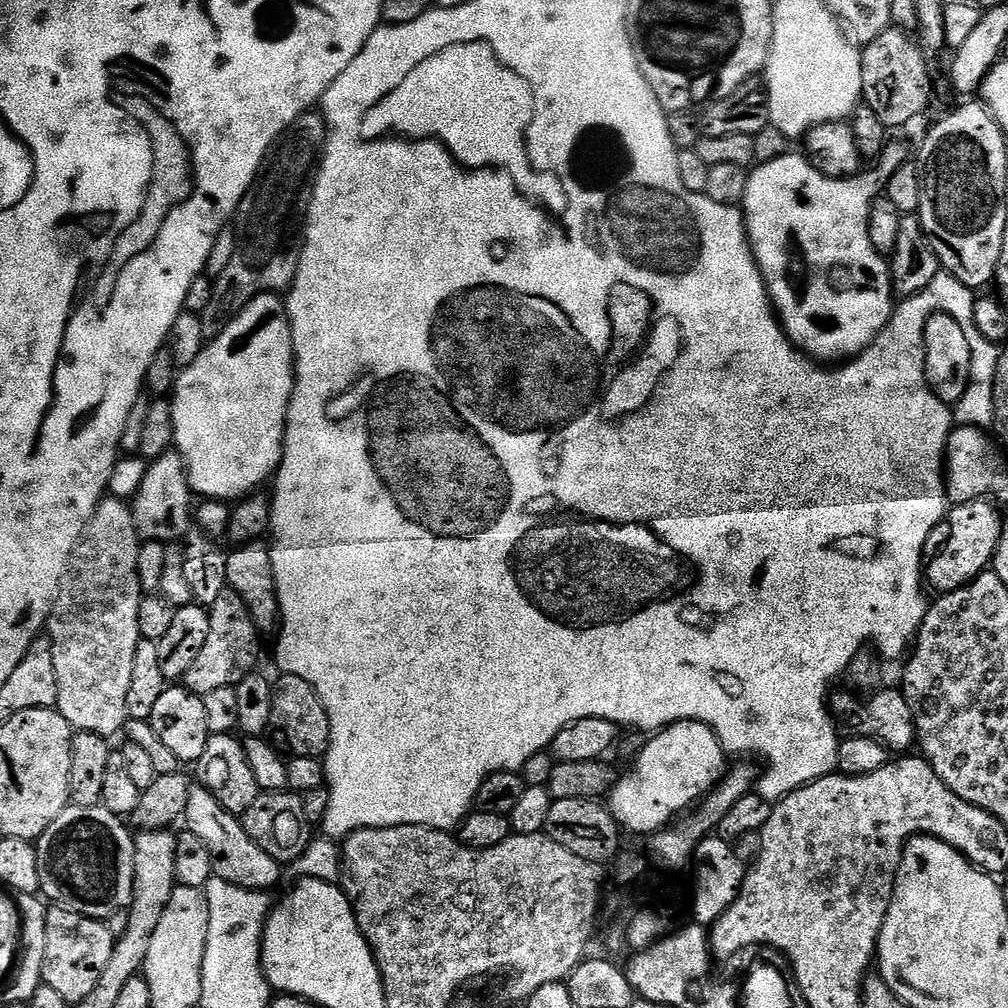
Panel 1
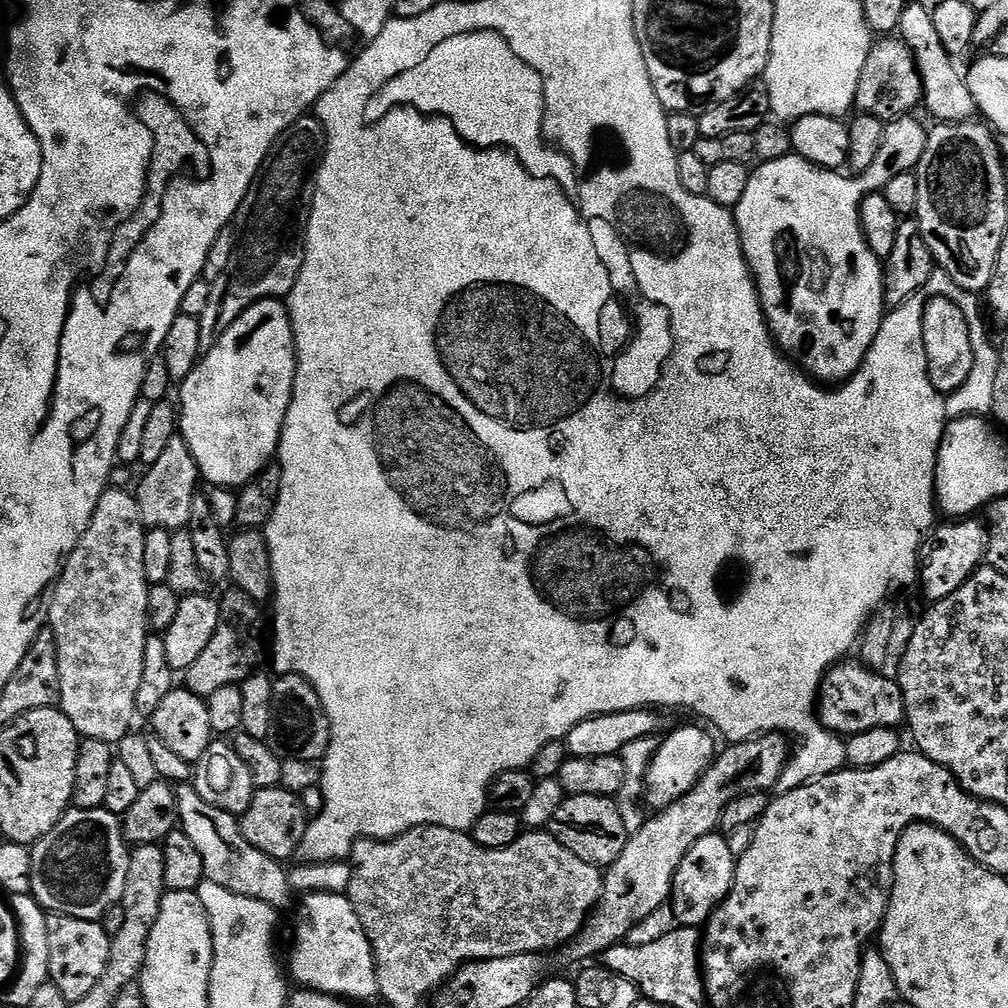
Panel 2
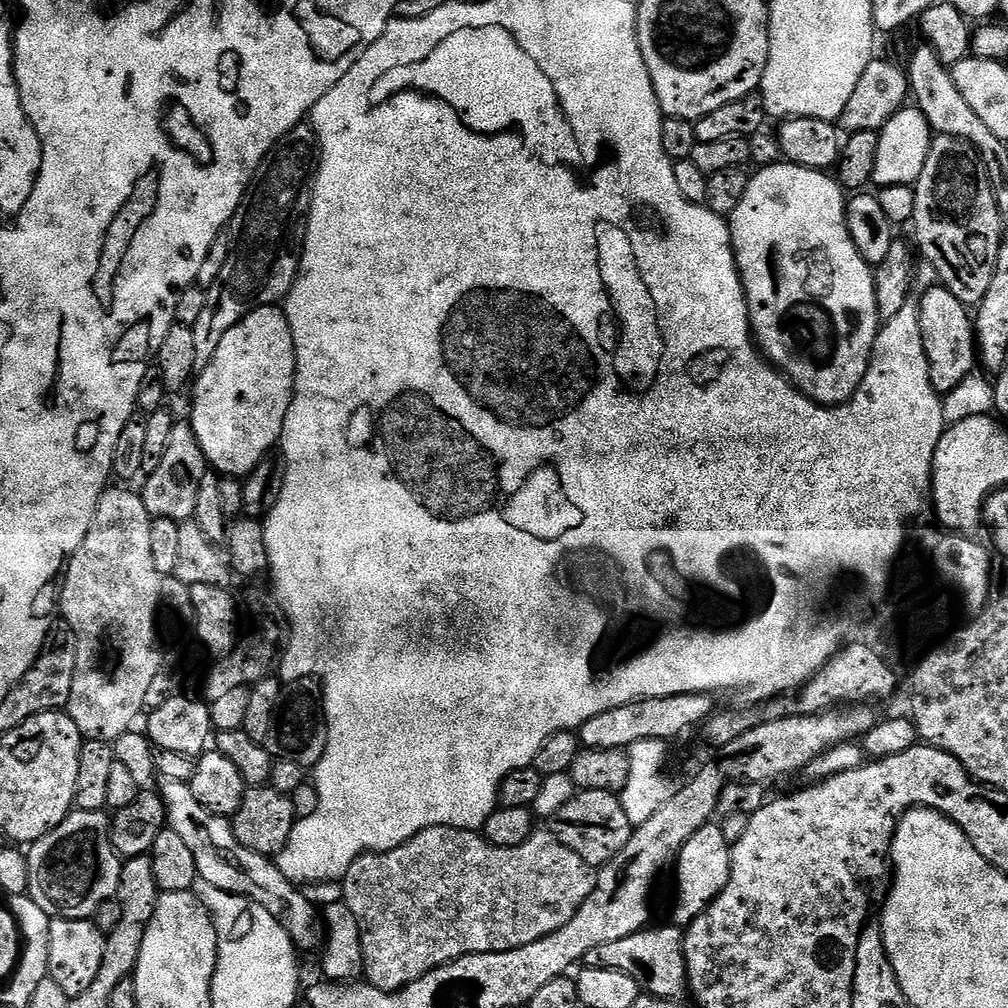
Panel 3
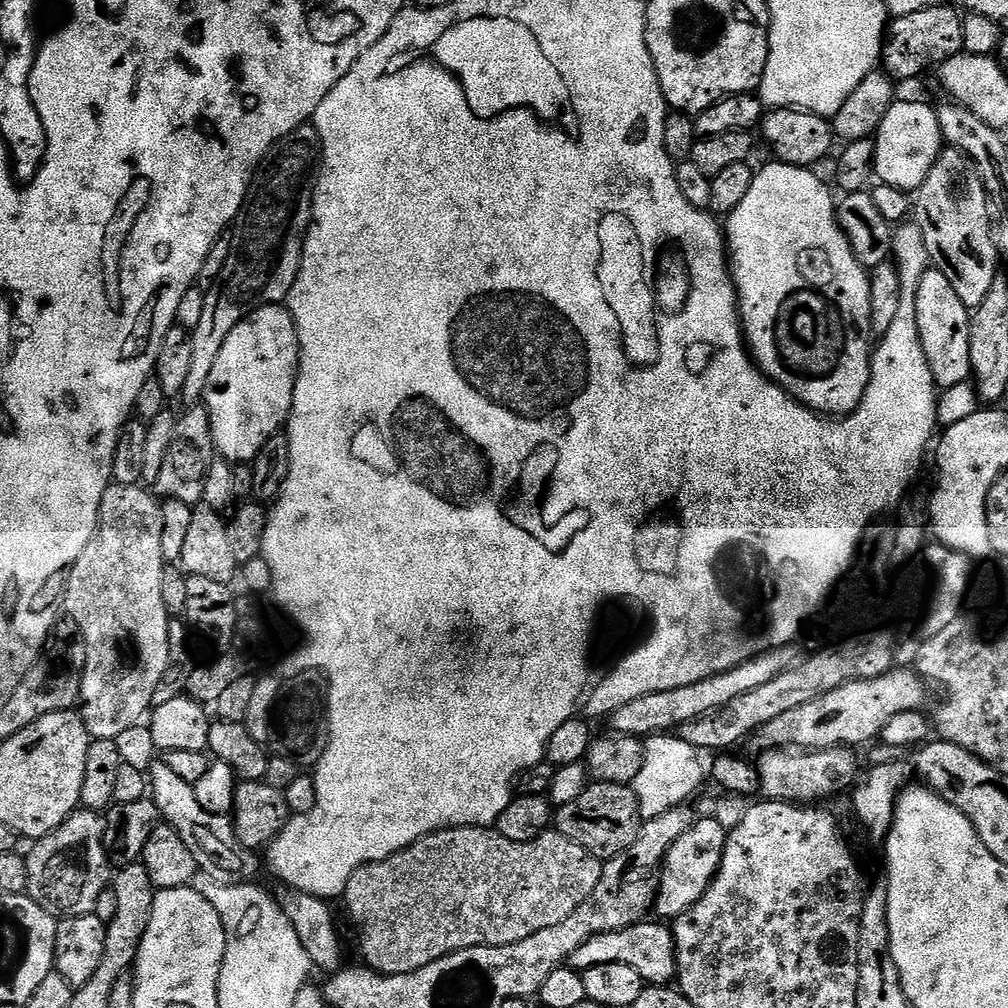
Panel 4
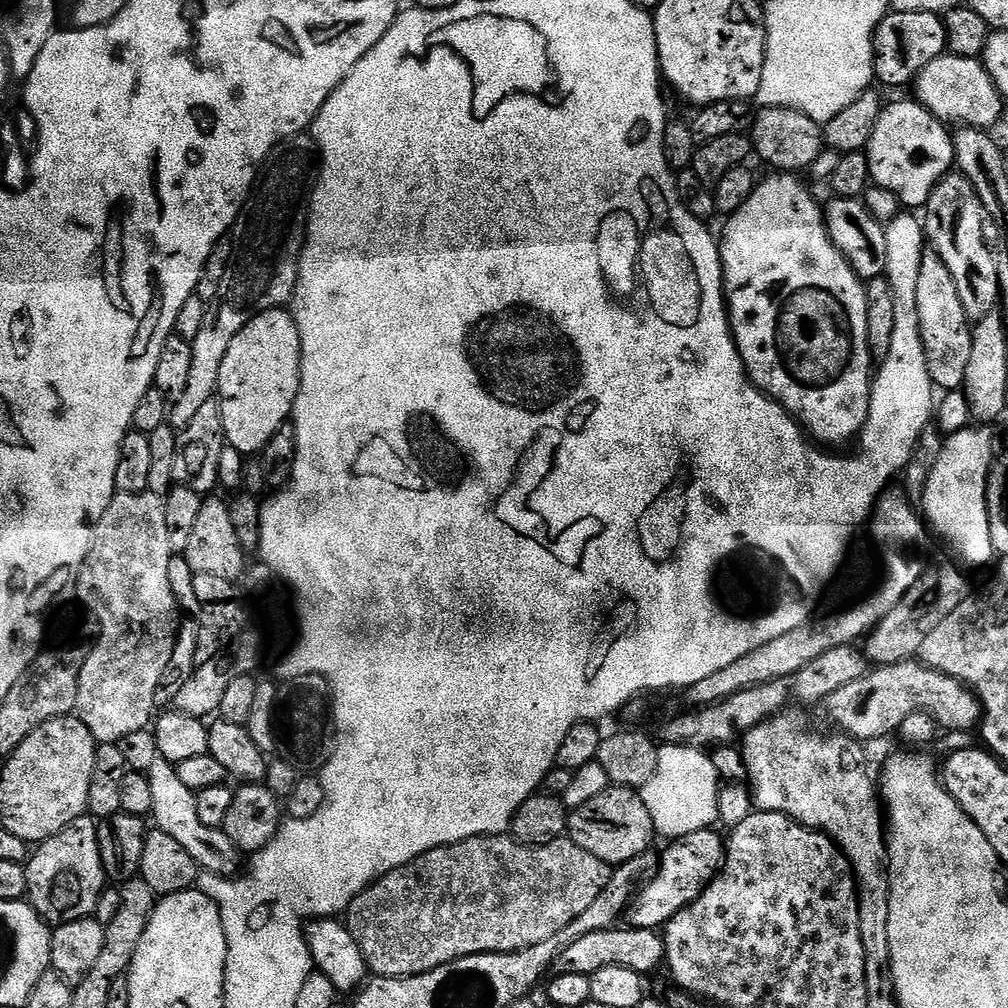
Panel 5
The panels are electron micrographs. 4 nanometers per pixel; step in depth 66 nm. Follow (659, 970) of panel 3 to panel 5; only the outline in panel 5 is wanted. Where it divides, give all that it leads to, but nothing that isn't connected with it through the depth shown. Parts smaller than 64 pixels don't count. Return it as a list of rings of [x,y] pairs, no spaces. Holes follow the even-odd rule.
[[[613,926],[590,934],[582,934],[570,942],[556,956],[555,975],[580,974],[592,977],[602,966],[626,966],[641,974],[649,974],[665,963],[664,938],[655,928],[634,928],[631,926]]]

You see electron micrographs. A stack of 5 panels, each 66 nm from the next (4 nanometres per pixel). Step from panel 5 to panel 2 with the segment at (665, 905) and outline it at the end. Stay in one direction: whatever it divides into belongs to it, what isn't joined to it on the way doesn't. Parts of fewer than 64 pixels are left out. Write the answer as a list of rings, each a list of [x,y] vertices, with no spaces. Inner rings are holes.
[[[719,831],[706,834],[706,838],[698,838],[698,842],[690,846],[690,854],[682,858],[682,866],[678,866],[672,879],[670,909],[676,915],[675,923],[679,927],[700,928],[707,924],[712,911],[723,904],[730,894],[737,859],[737,856],[730,854],[727,835]]]

